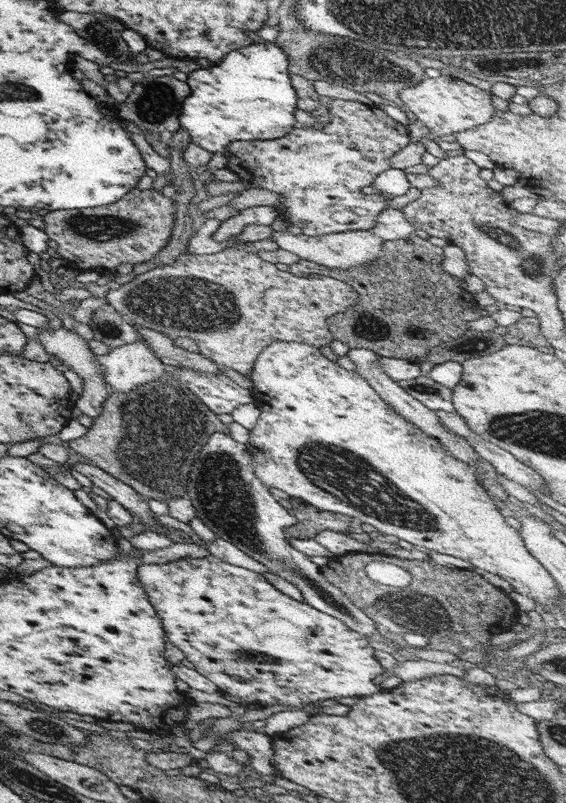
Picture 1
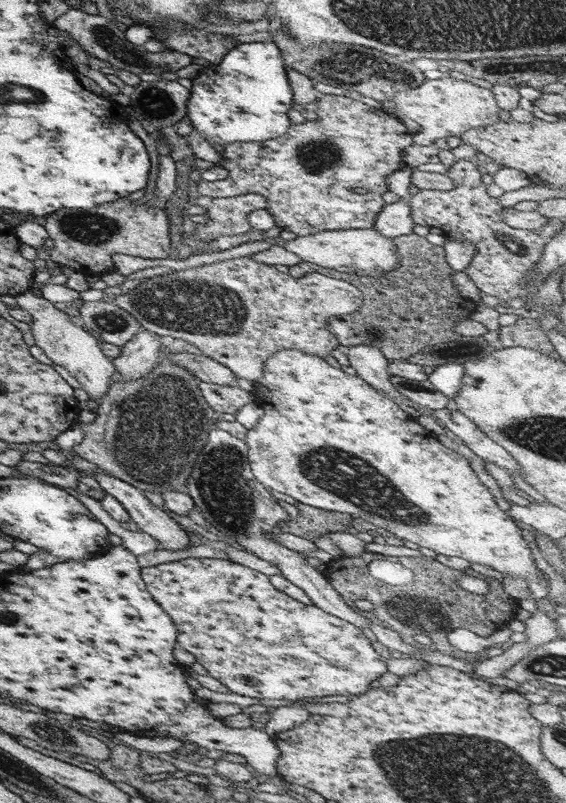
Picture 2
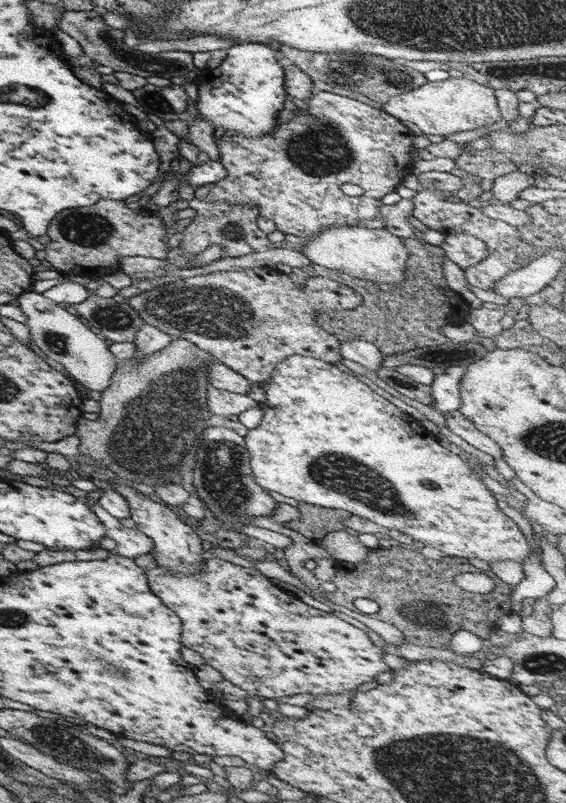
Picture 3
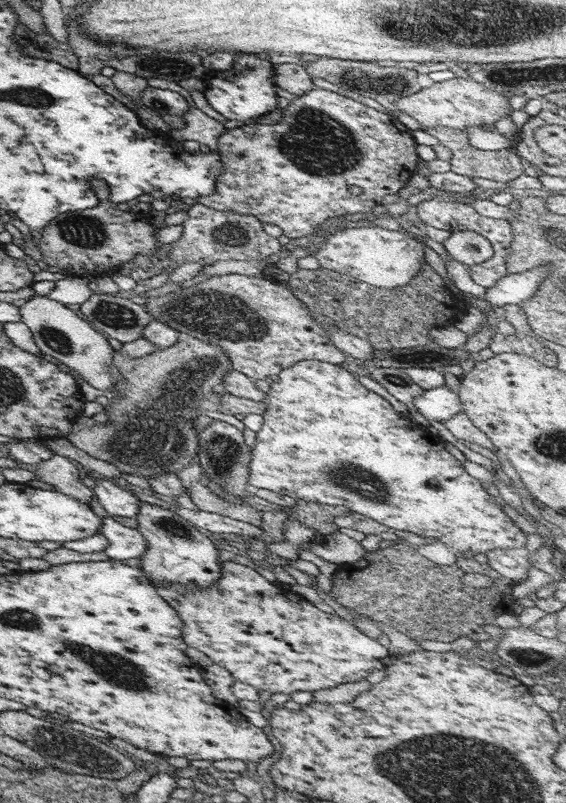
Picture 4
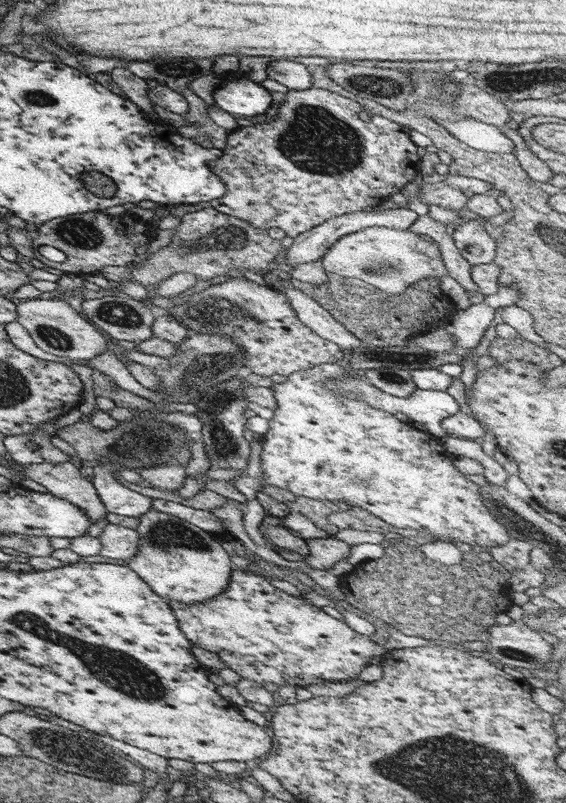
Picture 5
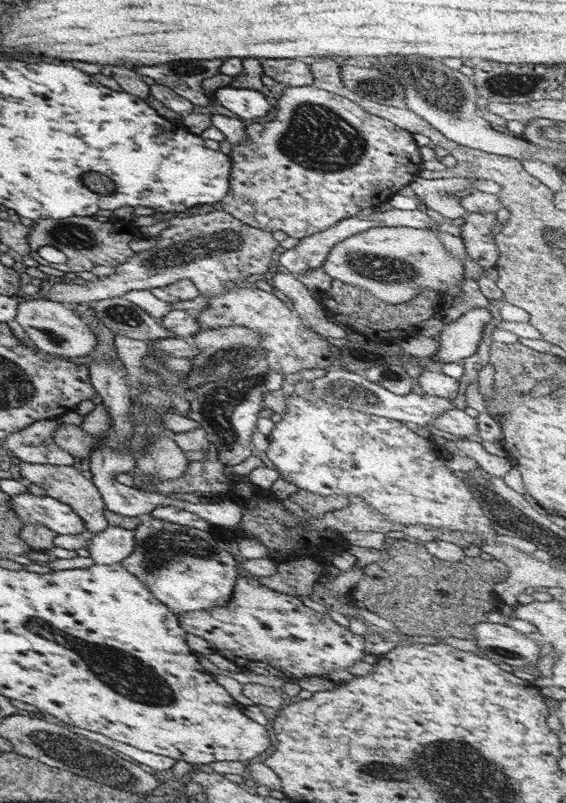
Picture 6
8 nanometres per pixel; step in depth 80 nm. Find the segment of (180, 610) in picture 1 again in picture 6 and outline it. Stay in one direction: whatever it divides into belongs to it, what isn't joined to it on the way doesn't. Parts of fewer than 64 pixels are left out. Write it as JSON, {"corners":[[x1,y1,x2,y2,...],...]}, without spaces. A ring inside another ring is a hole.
{"corners":[[236,576,230,599,224,605,181,613,176,619,185,633,205,640,213,650,235,666,259,676,273,674,286,682,303,680,306,676,320,677,329,670,347,671,349,666,359,662,365,654,363,636,353,634,345,626,335,624,329,613,316,612,303,605,297,597,271,590,259,584,258,579,252,576]]}

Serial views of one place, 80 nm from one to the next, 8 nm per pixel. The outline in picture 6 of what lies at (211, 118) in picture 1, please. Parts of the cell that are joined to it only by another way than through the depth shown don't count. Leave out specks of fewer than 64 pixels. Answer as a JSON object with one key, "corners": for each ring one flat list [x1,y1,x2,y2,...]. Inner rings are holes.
{"corners":[[222,87,214,94,215,102,237,114,241,120,259,118,270,109,265,95,247,88]]}

